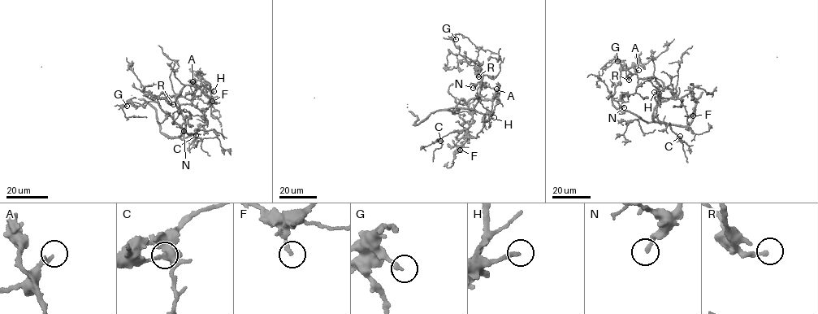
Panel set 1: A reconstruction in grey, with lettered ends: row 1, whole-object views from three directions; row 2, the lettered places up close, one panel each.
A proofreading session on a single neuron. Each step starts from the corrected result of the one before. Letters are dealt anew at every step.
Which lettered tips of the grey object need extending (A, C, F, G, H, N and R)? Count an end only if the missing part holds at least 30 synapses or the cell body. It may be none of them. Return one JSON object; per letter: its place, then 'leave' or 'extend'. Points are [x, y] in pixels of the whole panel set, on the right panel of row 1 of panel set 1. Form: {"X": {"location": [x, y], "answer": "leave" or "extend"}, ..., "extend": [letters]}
{"A": {"location": [638, 70], "answer": "leave"}, "C": {"location": [680, 136], "answer": "leave"}, "F": {"location": [693, 115], "answer": "leave"}, "G": {"location": [617, 61], "answer": "leave"}, "H": {"location": [654, 92], "answer": "leave"}, "N": {"location": [624, 107], "answer": "leave"}, "R": {"location": [629, 80], "answer": "leave"}, "extend": []}

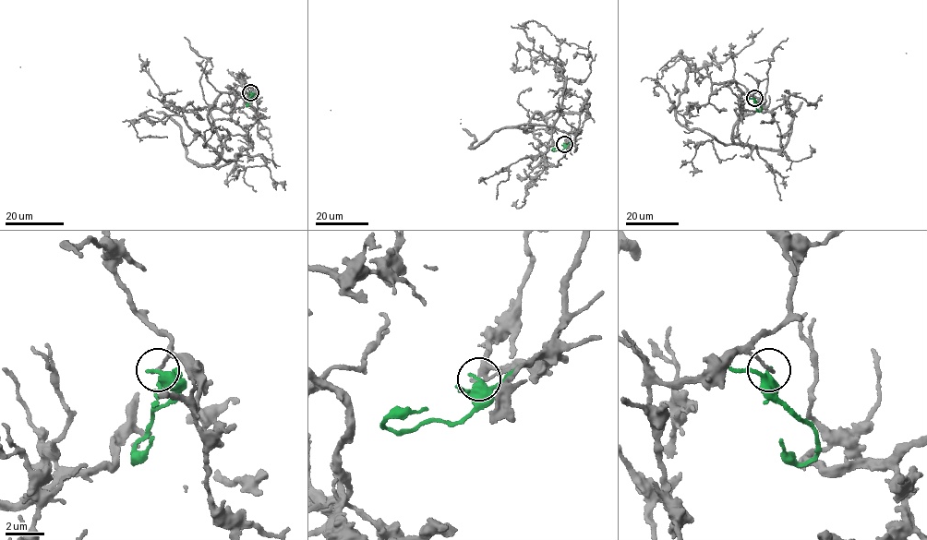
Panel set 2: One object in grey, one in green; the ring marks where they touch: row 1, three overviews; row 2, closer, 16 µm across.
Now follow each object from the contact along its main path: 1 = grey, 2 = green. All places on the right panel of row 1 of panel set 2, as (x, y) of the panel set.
1: (754, 98), (740, 100), (724, 84), (734, 80), (742, 93), (733, 142), (781, 149), (800, 93), (906, 53)
2: (754, 98), (761, 109), (756, 108)

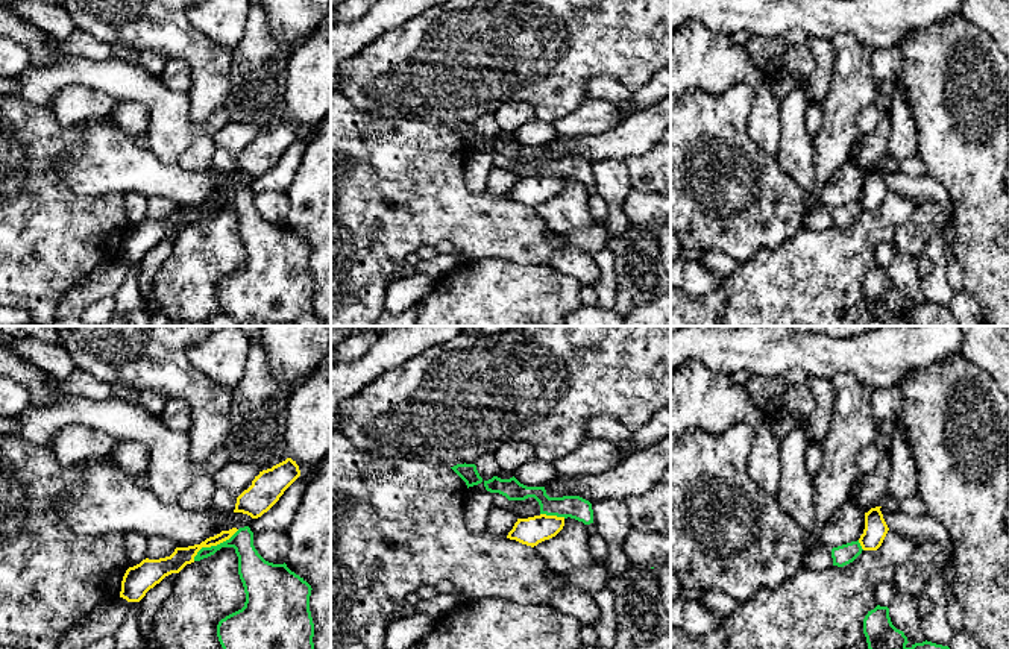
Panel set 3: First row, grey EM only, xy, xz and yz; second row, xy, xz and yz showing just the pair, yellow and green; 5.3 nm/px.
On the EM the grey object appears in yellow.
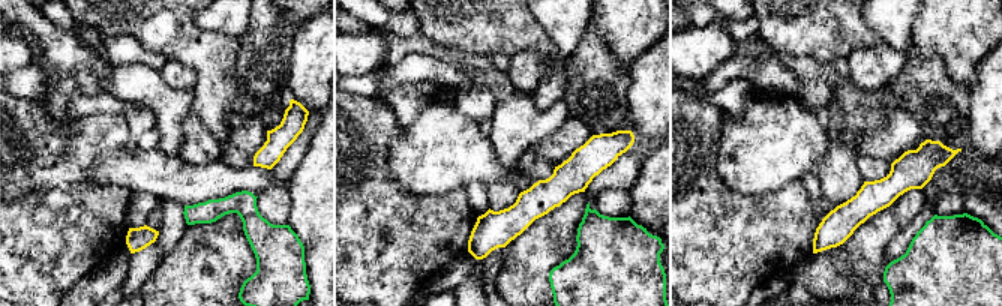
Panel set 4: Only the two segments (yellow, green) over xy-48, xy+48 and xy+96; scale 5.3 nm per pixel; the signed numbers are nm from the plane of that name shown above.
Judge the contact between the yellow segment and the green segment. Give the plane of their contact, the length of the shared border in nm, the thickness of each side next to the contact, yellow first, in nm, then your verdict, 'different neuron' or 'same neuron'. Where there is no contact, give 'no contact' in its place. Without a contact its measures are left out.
meets yellow in xy; contact 300 nm long; 100 nm thick on the yellow side, 170 nm on the other; different neuron

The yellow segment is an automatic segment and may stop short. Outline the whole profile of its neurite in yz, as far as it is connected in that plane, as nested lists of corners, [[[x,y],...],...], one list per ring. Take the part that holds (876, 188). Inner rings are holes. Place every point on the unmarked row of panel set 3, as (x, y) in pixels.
[[[875,167],[865,173],[865,190],[859,199],[863,211],[877,211],[889,191],[880,168]]]

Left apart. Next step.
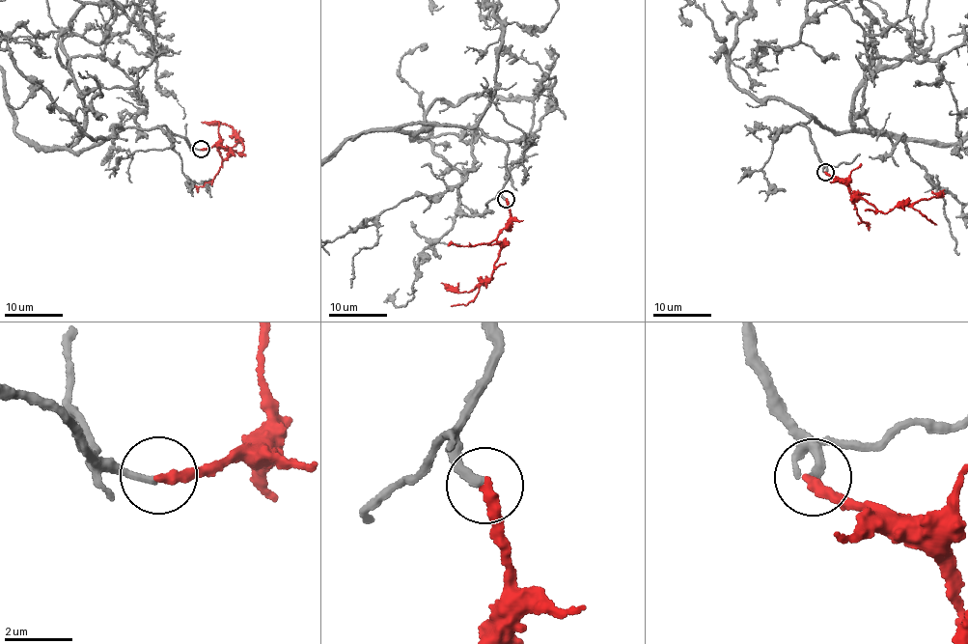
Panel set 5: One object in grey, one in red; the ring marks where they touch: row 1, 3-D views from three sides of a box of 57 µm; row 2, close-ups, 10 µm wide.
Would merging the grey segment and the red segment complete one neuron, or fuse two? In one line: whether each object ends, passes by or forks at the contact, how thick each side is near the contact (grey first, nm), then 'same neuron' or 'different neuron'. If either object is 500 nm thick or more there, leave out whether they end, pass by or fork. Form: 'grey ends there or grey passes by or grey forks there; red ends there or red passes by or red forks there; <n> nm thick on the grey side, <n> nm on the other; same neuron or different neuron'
grey ends there; red ends there; 220 nm thick on the grey side, 320 nm on the other; same neuron

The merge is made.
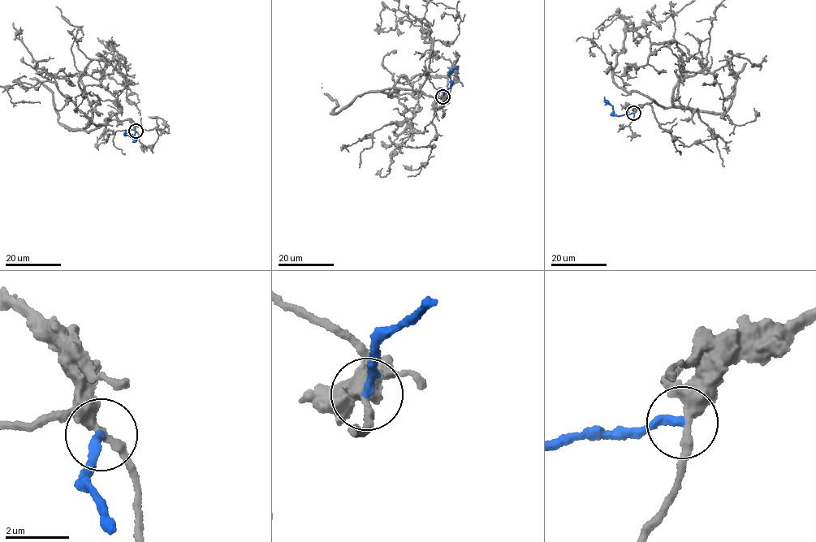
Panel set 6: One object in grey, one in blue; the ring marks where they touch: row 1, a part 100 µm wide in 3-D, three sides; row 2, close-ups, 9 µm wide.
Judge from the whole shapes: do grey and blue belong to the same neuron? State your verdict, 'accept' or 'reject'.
accept

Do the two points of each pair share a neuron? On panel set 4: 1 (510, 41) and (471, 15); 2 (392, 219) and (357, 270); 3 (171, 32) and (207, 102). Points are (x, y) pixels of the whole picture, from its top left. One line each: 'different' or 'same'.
1: same
2: same
3: same

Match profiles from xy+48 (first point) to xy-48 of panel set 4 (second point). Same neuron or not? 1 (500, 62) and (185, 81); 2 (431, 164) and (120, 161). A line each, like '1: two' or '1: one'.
1: two
2: one

